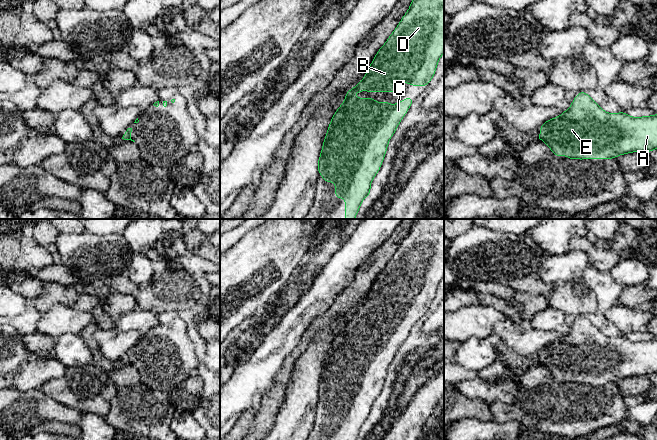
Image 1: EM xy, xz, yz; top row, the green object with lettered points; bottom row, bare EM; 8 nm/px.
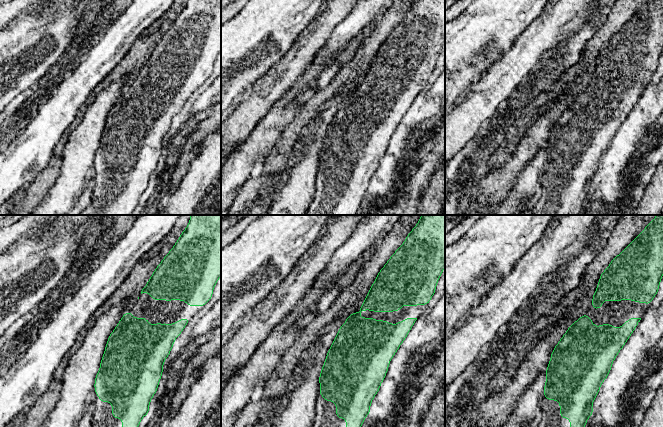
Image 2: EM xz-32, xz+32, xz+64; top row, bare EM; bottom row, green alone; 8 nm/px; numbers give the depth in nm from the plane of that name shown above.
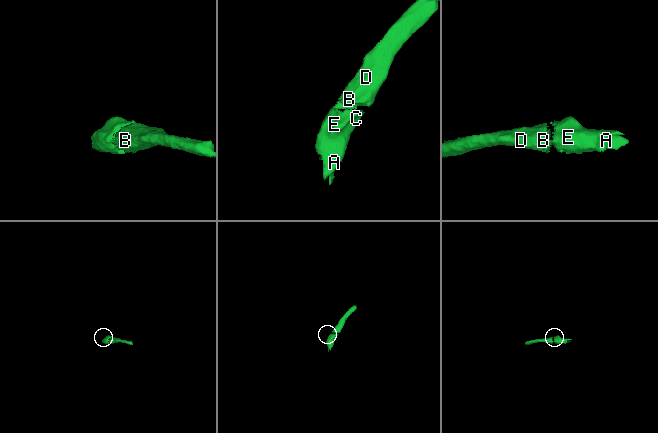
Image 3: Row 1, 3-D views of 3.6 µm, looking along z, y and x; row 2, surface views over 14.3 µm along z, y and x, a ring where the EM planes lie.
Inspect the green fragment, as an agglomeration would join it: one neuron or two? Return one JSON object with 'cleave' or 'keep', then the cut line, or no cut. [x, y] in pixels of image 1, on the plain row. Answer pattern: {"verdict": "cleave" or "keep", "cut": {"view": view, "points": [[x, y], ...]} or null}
{"verdict": "keep", "cut": null}

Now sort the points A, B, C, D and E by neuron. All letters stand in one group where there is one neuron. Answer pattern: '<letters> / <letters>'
A B C D E

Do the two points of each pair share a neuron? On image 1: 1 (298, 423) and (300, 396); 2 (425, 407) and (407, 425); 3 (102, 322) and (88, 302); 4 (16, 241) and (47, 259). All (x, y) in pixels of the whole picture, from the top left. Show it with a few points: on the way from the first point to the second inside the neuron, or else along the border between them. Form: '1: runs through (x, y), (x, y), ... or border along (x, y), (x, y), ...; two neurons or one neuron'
1: runs through (298, 416), (300, 403); one neuron
2: runs through (421, 411), (411, 421); one neuron
3: runs through (100, 317), (93, 307); one neuron
4: runs through (24, 249), (32, 257), (39, 257); one neuron

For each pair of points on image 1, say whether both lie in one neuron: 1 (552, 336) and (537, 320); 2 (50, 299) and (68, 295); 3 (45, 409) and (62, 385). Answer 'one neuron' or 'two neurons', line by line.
1: two neurons
2: one neuron
3: two neurons

